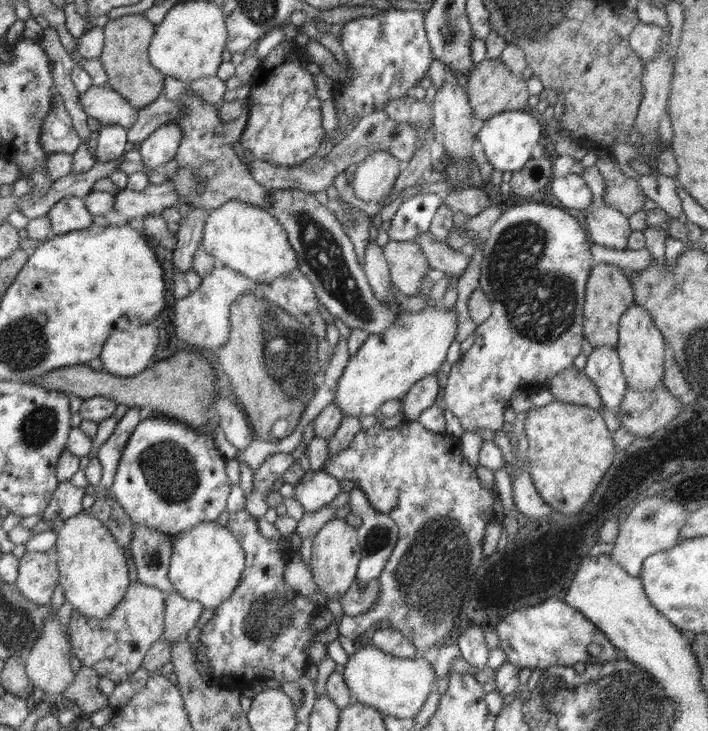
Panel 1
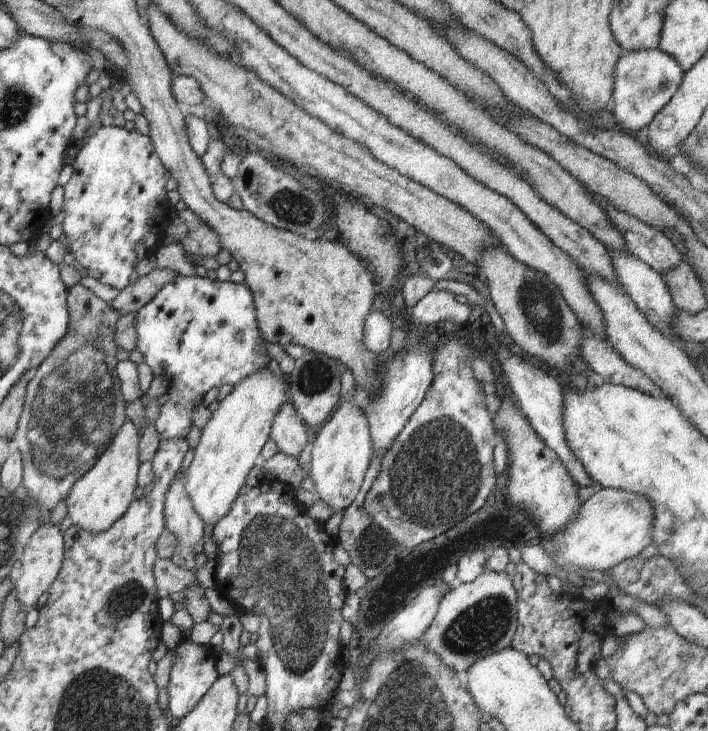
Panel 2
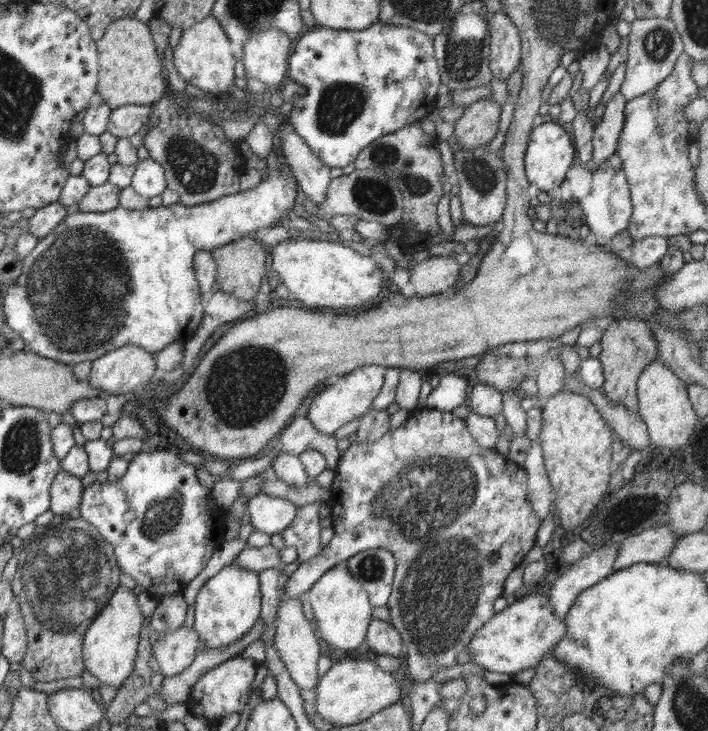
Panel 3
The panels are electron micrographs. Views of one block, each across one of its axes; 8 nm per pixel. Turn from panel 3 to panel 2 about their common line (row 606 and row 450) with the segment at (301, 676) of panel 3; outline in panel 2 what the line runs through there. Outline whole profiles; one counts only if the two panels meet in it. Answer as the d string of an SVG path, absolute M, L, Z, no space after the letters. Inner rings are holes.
M287 400L278 410L271 426L270 438L285 455L297 457L308 444L308 426Z

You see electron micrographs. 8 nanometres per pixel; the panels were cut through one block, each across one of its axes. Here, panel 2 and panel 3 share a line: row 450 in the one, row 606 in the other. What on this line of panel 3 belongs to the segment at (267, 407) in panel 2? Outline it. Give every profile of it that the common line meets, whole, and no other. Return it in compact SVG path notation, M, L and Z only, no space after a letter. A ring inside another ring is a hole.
M231 563L212 576L195 596L193 629L206 648L226 648L242 640L261 616L259 574Z

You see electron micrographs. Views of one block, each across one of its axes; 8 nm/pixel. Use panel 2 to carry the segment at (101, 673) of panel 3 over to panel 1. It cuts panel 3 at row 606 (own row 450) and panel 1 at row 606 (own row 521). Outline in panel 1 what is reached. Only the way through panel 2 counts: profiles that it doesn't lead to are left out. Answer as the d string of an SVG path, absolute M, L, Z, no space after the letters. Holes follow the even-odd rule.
M89 512L71 516L57 533L55 562L59 570L59 585L73 610L82 616L104 620L124 598L131 582L123 548L100 521Z

